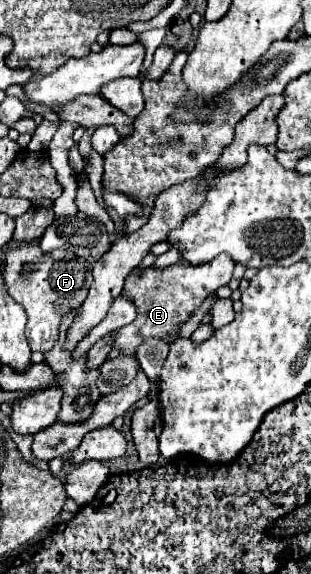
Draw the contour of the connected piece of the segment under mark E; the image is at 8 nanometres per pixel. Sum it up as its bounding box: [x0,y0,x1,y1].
[115,256,233,354]

